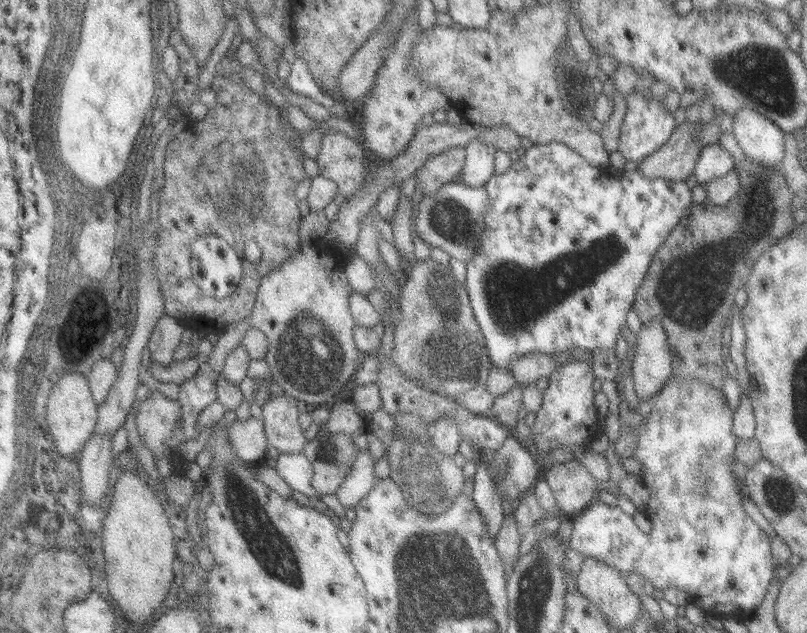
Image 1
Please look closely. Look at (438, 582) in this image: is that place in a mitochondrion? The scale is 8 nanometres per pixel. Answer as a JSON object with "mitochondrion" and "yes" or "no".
{"mitochondrion":"yes"}

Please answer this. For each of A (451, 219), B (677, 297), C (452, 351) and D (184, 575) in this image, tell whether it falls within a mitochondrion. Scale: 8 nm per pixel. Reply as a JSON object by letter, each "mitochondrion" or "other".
{"A":"mitochondrion","B":"mitochondrion","C":"mitochondrion","D":"other"}

